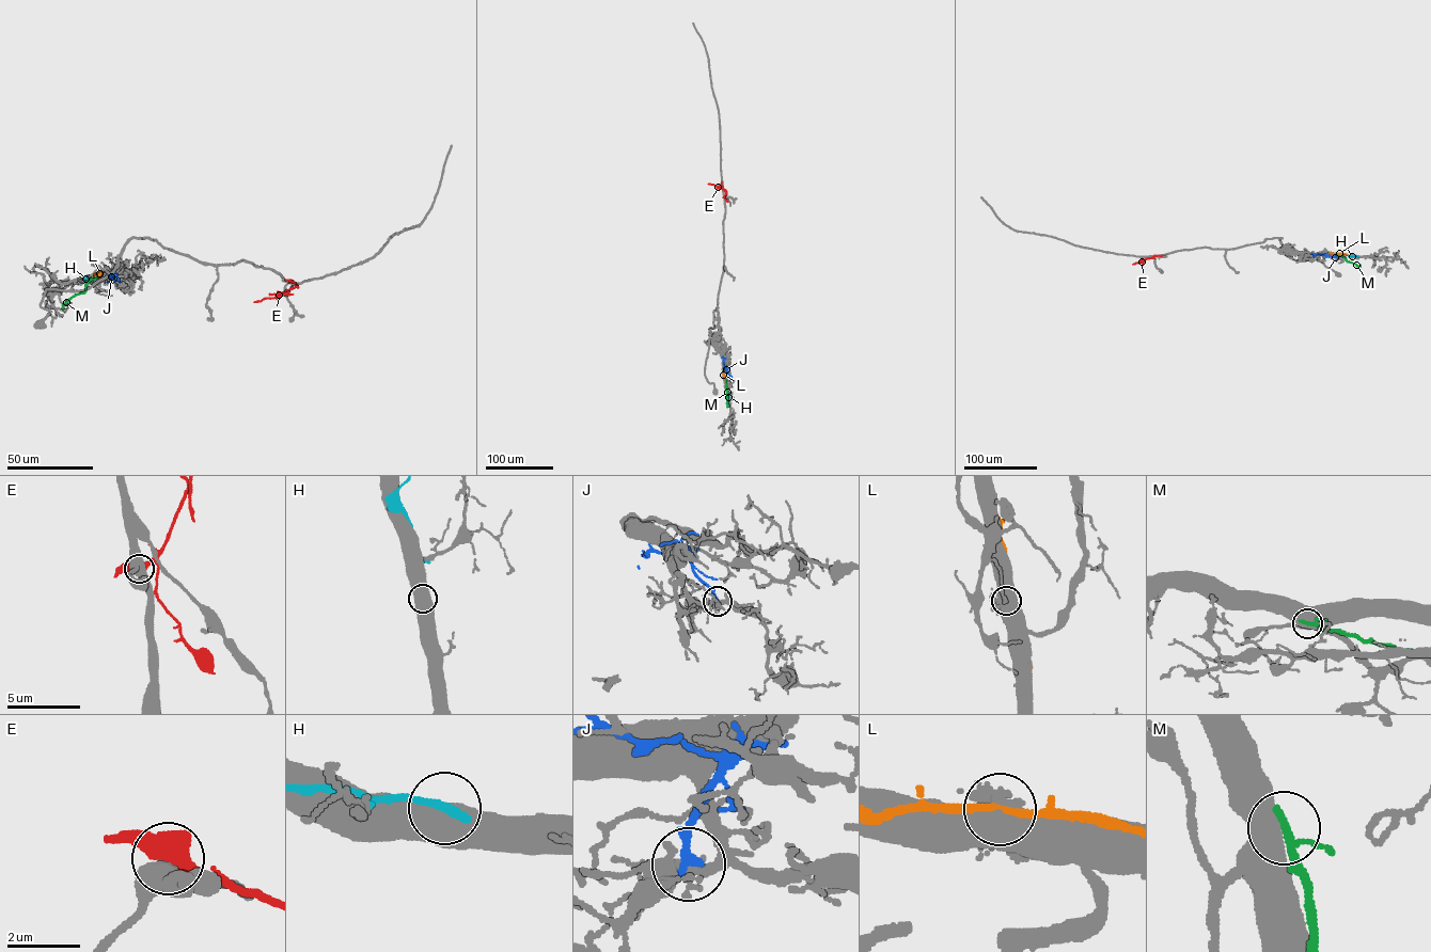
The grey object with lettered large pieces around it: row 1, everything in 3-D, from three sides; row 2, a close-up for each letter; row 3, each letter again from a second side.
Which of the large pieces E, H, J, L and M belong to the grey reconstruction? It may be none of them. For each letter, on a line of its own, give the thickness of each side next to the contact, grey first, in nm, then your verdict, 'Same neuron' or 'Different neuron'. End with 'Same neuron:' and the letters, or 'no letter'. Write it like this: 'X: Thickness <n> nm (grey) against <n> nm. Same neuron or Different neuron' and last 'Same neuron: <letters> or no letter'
E: Thickness 550 nm (grey) against 500 nm. Different neuron
H: Thickness 750 nm (grey) against 260 nm. Different neuron
J: Thickness 320 nm (grey) against 320 nm. Different neuron
L: Thickness 600 nm (grey) against 190 nm. Different neuron
M: Thickness 550 nm (grey) against 220 nm. Different neuron
Same neuron: no letter

